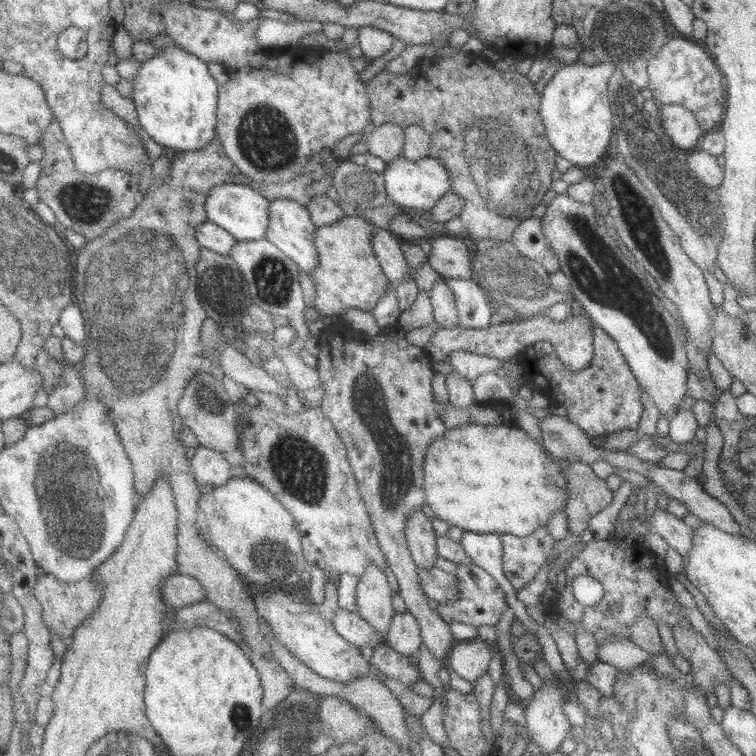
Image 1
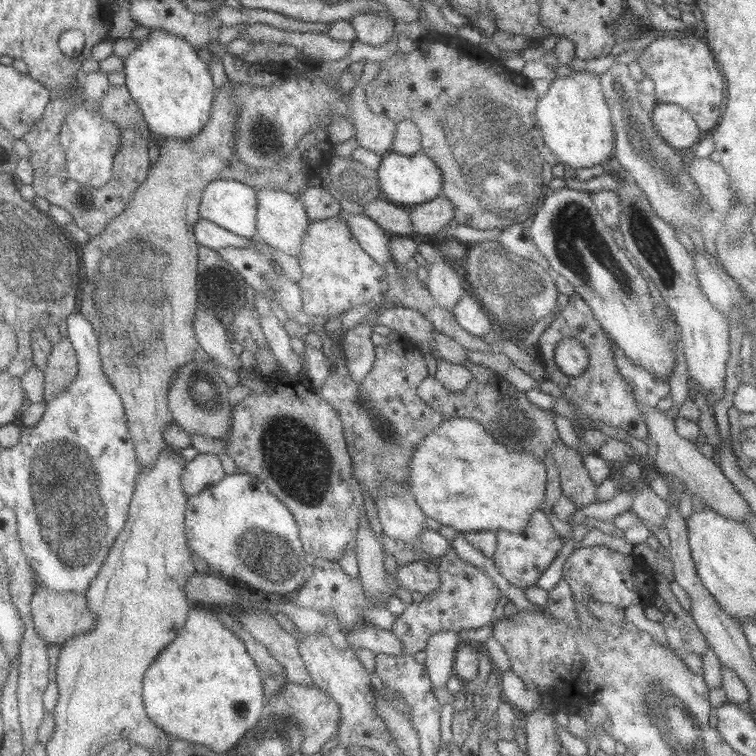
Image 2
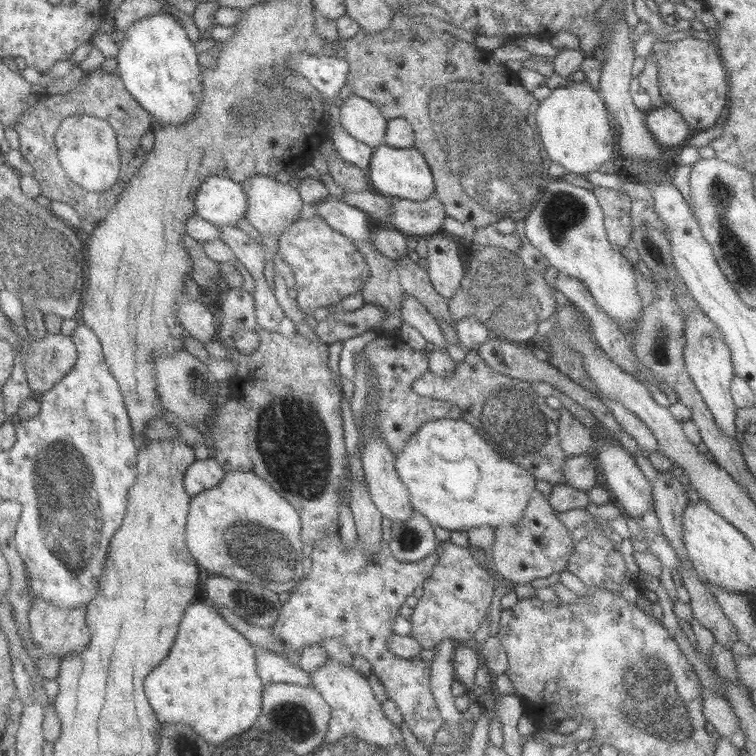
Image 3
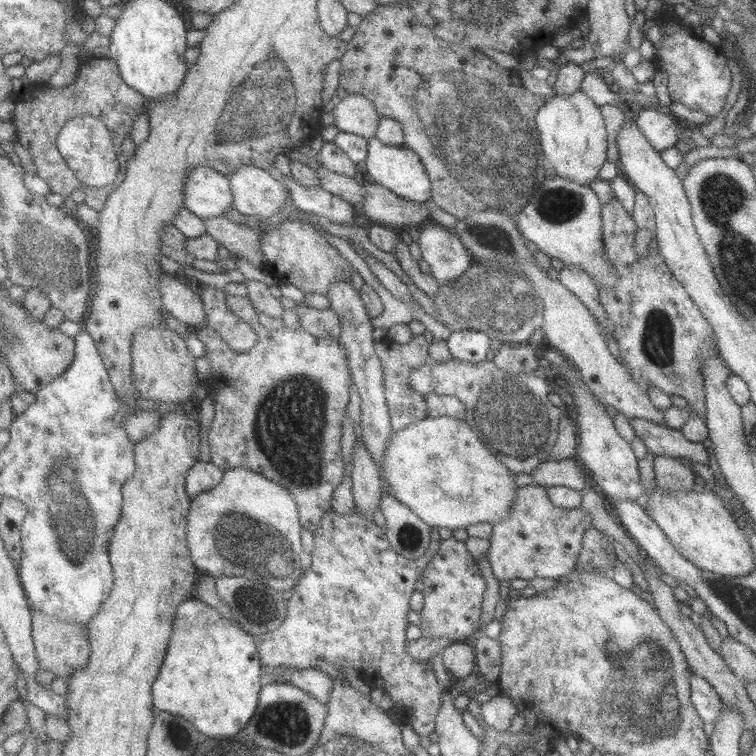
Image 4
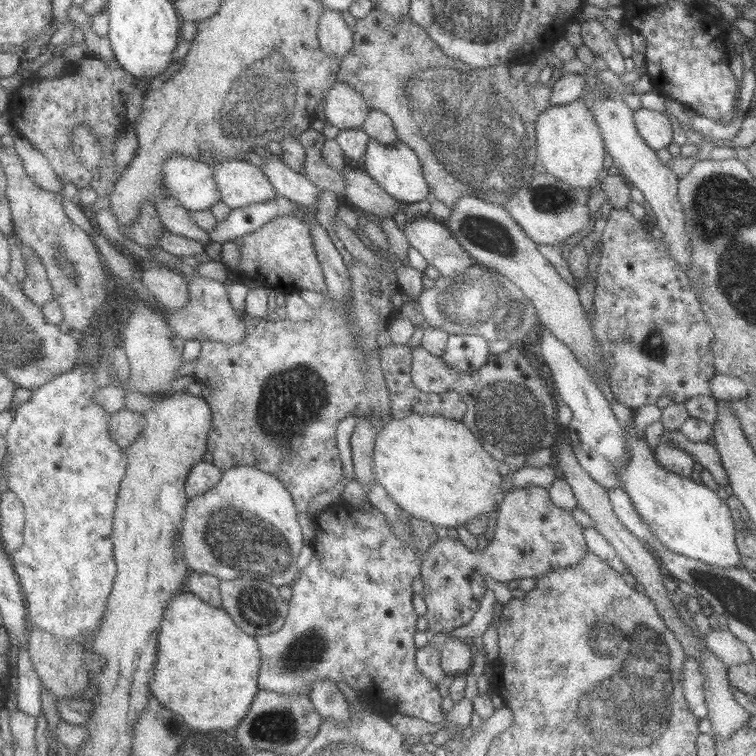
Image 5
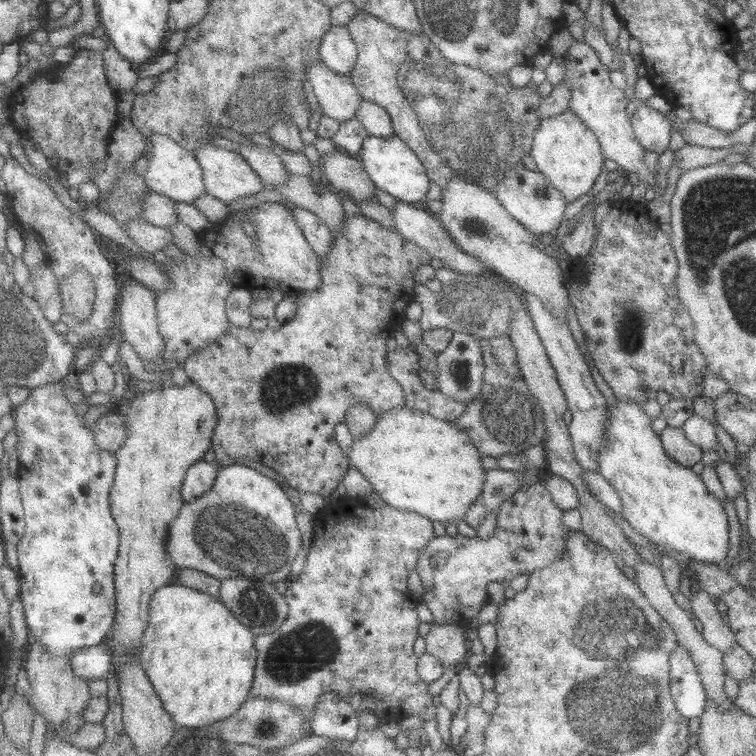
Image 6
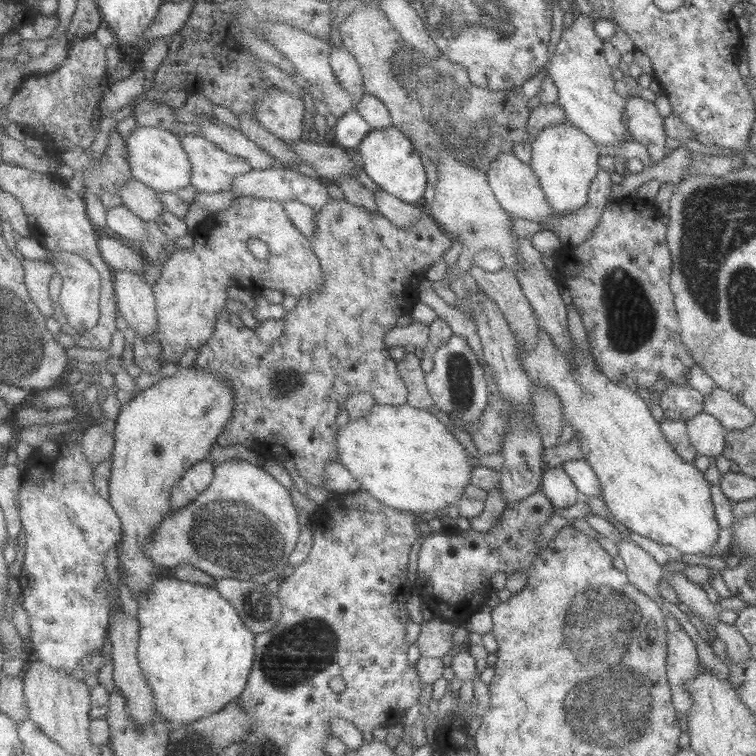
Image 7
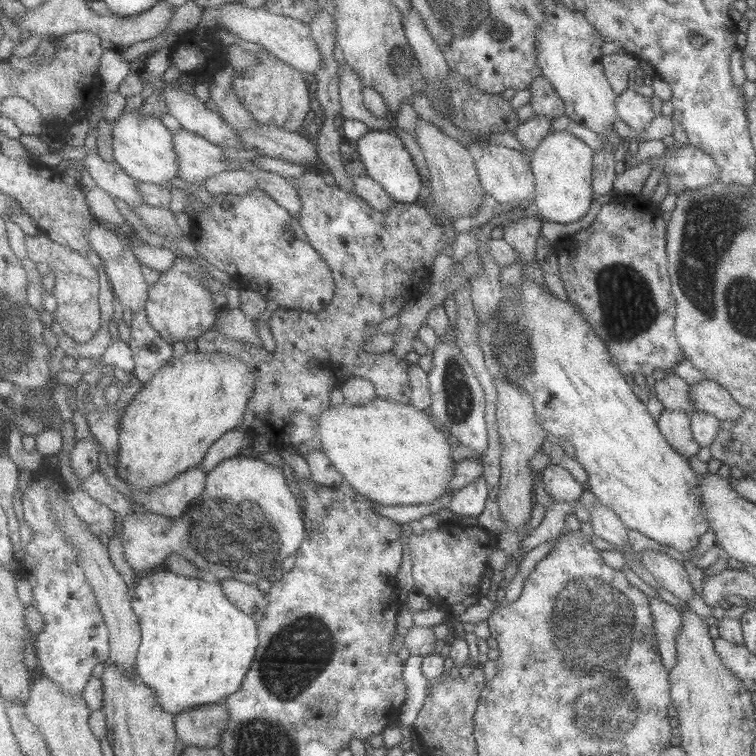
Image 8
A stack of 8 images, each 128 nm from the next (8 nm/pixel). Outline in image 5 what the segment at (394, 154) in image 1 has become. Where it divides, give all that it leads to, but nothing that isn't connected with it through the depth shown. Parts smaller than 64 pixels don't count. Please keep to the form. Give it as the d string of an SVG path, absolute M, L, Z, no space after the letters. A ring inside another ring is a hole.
M340 80L328 91L326 99L327 118L342 130L364 128L372 114L371 104L364 94Z

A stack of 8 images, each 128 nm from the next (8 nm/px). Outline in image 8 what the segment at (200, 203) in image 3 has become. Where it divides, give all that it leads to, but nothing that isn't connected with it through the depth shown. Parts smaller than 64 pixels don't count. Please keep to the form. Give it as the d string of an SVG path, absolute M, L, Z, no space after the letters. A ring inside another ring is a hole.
M142 107L124 113L114 127L117 161L140 182L172 186L180 174L180 154L176 152L176 136L156 115L144 115Z

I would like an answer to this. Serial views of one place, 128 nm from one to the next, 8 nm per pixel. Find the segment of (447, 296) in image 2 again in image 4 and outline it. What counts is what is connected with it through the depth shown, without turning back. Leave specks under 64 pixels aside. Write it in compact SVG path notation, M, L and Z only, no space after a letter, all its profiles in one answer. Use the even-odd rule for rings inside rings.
M436 222L426 224L419 244L438 285L462 277L474 260L459 235Z

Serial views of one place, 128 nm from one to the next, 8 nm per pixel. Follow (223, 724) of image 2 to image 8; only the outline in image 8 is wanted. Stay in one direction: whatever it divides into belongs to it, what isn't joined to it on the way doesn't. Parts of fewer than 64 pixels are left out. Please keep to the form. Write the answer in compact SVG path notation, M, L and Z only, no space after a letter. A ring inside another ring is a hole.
M170 569L152 572L147 577L142 577L140 582L136 584L133 595L133 606L139 614L140 620L143 623L143 645L139 652L138 671L142 682L150 685L158 691L158 698L162 706L175 715L184 713L190 709L194 709L200 705L214 705L216 703L227 702L228 697L238 692L244 686L244 681L247 680L250 668L255 664L255 660L260 648L260 629L259 622L247 611L242 610L236 603L231 601L226 594L226 589L222 582L214 583L204 580L202 577L186 577L178 574Z

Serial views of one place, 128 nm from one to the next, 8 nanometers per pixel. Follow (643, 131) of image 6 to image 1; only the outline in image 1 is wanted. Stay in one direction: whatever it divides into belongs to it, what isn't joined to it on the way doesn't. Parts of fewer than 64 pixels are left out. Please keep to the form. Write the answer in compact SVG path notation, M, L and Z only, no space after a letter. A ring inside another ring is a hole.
M660 105L661 124L672 142L680 148L692 148L703 138L704 131L687 108L682 105Z

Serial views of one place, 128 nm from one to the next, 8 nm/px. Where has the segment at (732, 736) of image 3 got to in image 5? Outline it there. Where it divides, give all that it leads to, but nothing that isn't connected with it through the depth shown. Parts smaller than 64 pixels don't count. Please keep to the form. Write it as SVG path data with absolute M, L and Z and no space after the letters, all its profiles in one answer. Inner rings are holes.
M686 656L686 661L682 665L682 688L684 688L684 698L688 702L688 708L698 719L707 718L709 713L704 679L706 678L701 673L699 662Z

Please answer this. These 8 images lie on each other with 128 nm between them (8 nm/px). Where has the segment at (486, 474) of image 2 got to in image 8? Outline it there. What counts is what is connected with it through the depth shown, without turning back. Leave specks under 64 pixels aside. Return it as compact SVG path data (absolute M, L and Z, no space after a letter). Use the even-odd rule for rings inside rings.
M378 398L363 406L344 402L324 412L320 418L320 432L324 440L324 451L334 466L344 472L346 481L364 496L383 505L429 504L444 496L455 480L456 460L450 458L450 444L446 436L436 428L431 415L416 406Z

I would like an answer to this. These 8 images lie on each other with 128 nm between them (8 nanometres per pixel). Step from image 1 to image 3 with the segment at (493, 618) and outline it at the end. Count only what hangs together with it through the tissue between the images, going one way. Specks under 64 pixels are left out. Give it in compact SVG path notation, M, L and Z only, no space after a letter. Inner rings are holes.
M451 541L440 542L437 549L439 562L434 574L424 584L424 595L418 599L414 607L414 630L410 636L418 639L424 648L436 649L436 646L446 638L452 638L457 643L471 639L484 618L489 617L492 596L495 588L492 576L482 566L476 557L472 557L469 548L456 546Z

